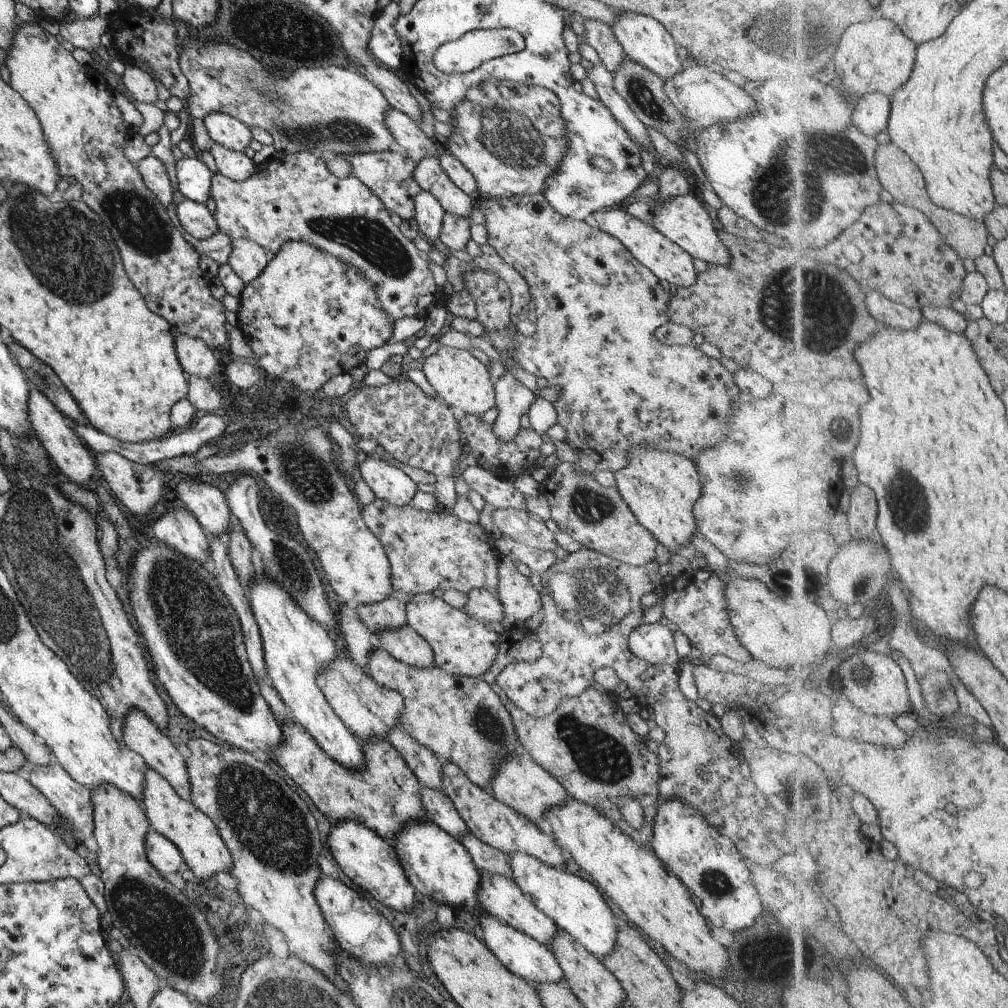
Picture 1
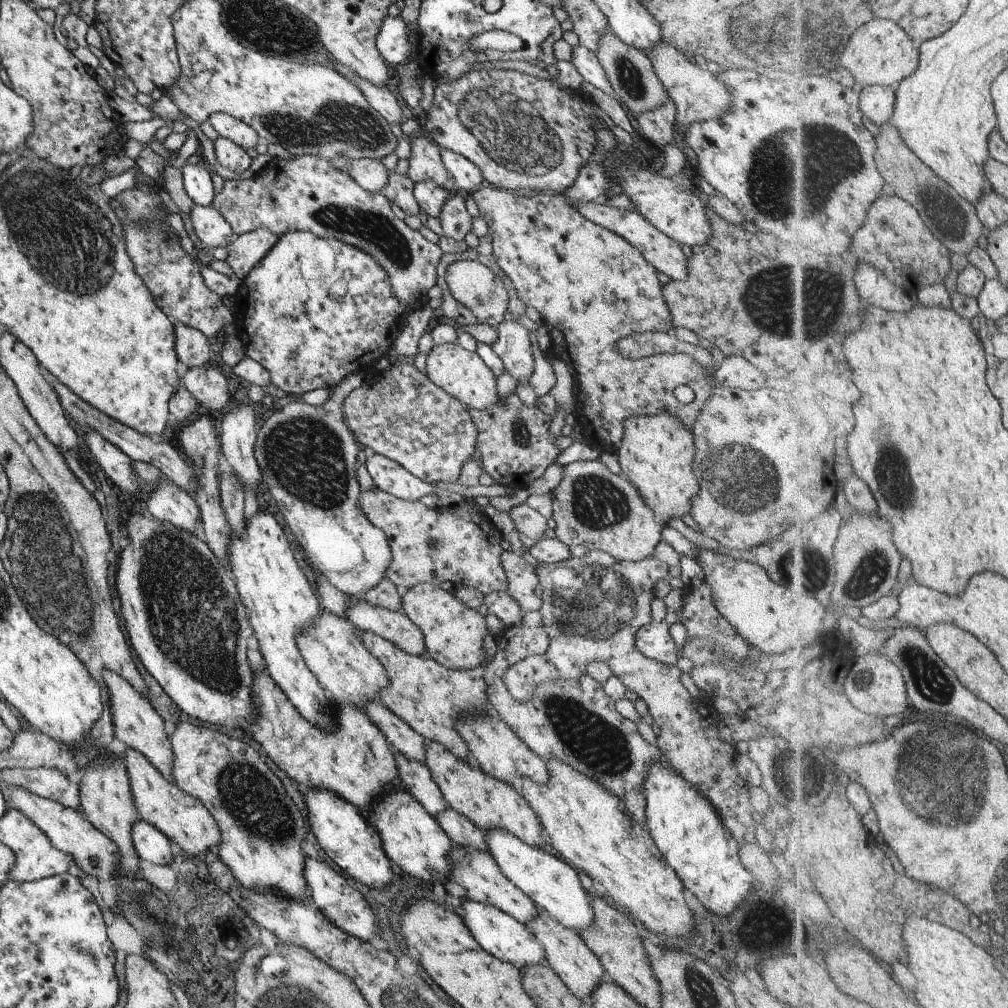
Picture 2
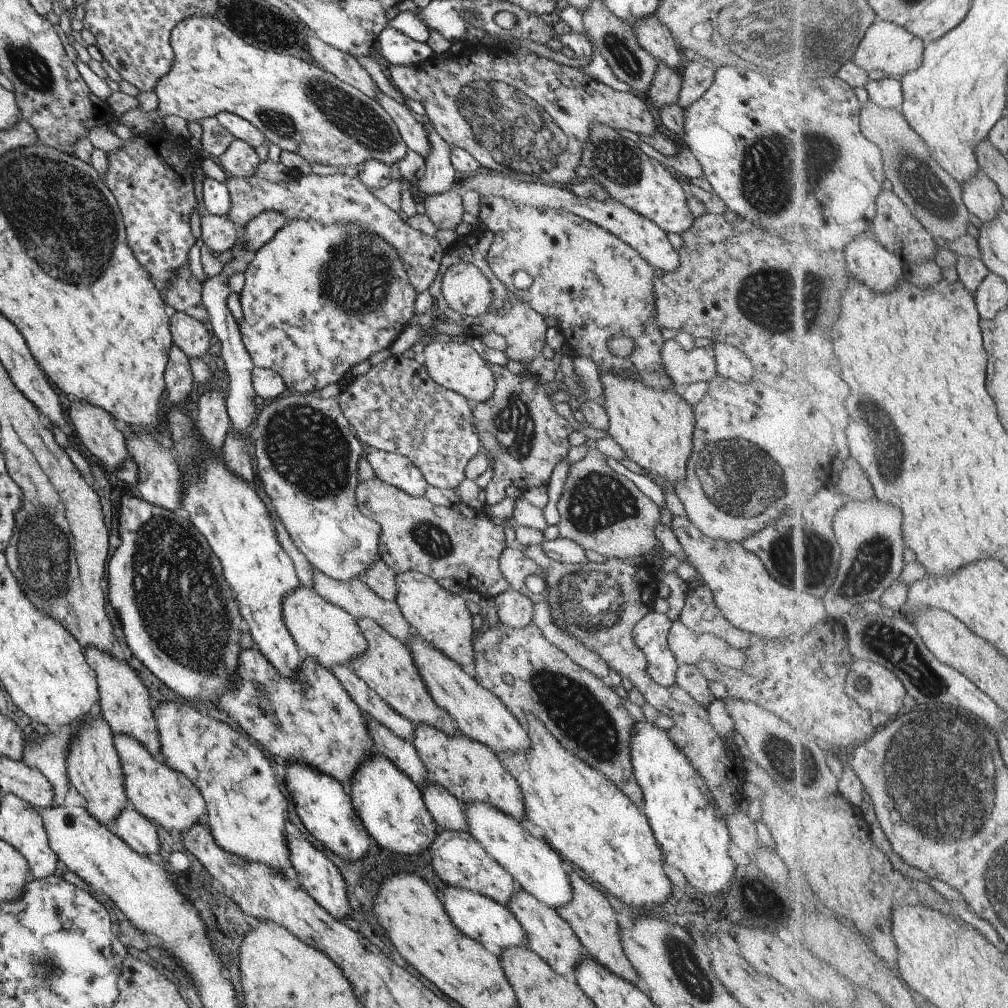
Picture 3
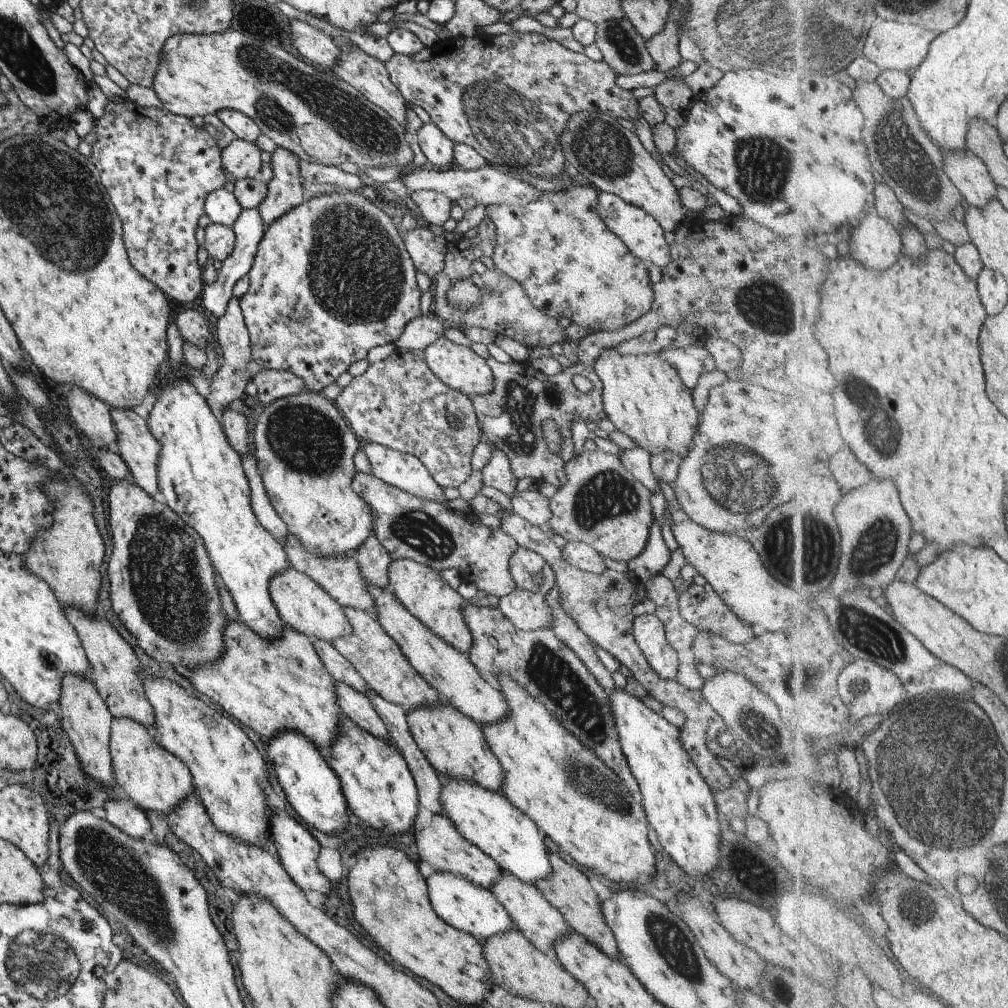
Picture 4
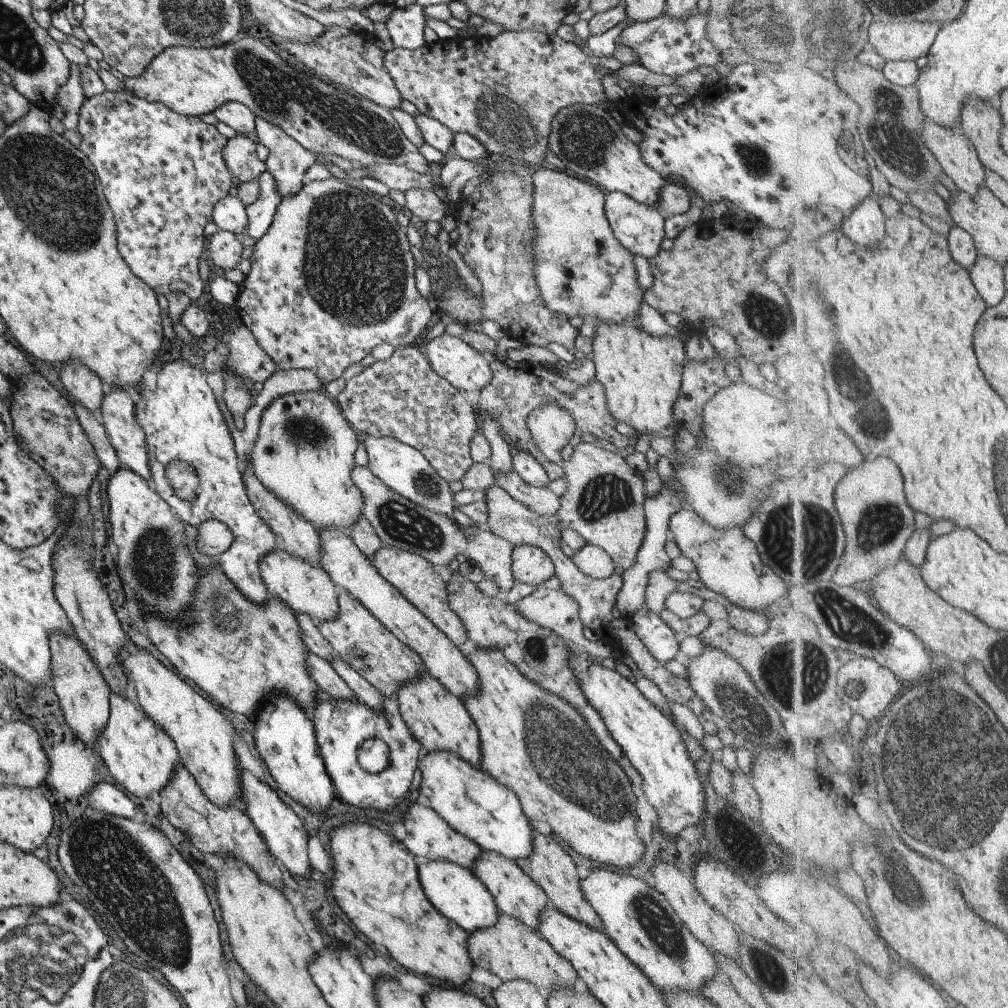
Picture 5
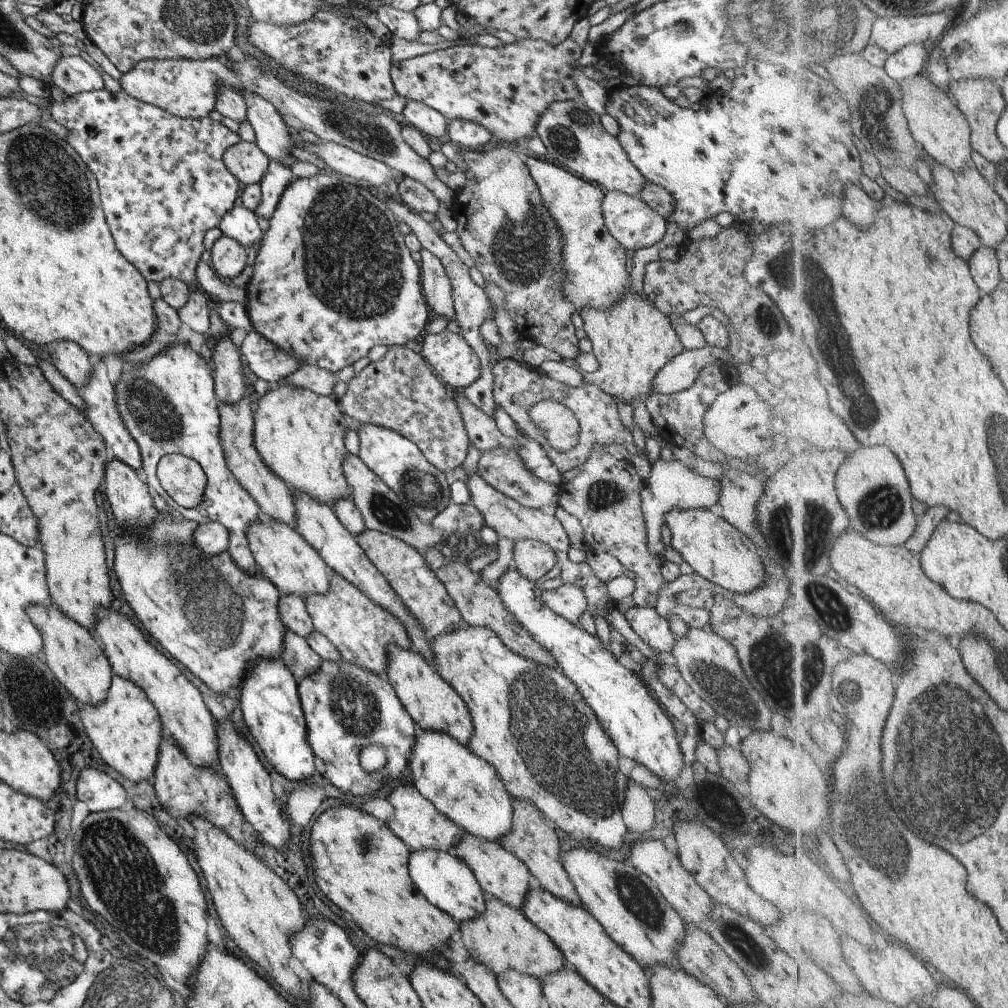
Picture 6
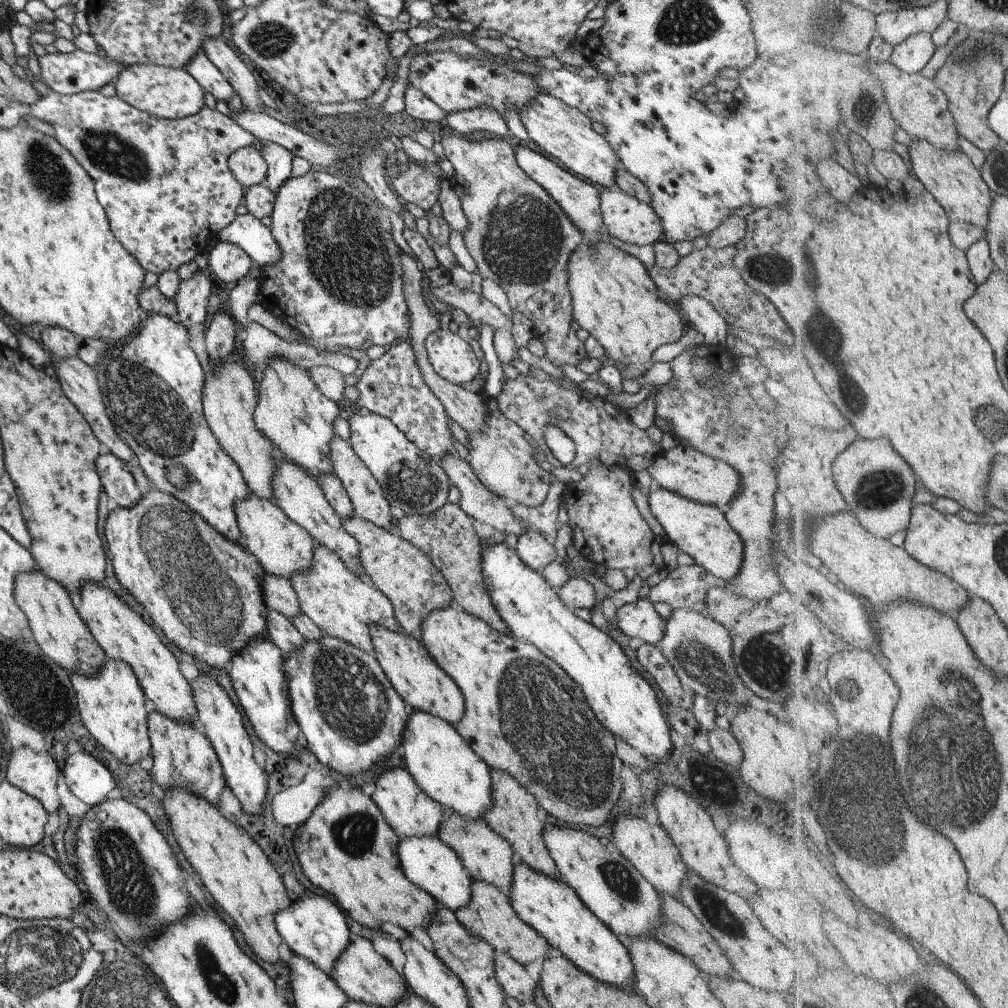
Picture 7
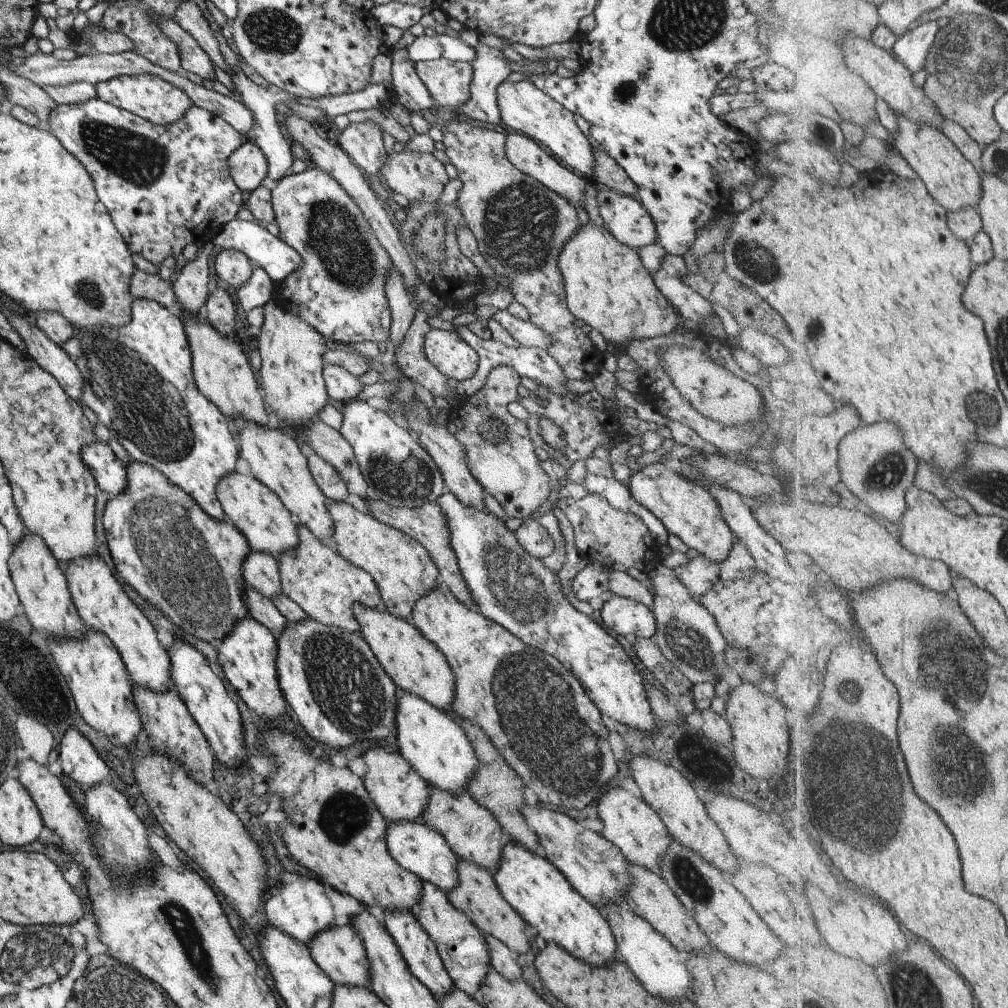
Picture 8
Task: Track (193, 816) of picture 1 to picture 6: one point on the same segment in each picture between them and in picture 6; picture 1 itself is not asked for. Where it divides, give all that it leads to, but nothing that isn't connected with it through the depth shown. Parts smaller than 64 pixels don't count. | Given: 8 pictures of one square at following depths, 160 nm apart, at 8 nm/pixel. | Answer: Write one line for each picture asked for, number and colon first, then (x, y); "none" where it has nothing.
2: (181, 818)
3: (160, 794)
4: (154, 779)
5: (141, 758)
6: (124, 727)

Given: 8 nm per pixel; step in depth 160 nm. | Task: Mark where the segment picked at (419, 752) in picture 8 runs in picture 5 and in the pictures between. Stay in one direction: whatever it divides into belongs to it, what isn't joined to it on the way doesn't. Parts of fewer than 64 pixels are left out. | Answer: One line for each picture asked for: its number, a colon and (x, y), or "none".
5: (472, 803)
6: (461, 786)
7: (442, 764)

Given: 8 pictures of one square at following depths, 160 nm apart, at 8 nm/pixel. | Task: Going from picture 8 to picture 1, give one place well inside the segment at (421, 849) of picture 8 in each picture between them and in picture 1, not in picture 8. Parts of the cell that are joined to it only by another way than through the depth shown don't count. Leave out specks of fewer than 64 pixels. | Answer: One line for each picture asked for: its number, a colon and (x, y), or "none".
1: (520, 954)
2: (498, 934)
3: (475, 915)
4: (464, 905)
5: (455, 892)
6: (446, 882)
7: (426, 862)

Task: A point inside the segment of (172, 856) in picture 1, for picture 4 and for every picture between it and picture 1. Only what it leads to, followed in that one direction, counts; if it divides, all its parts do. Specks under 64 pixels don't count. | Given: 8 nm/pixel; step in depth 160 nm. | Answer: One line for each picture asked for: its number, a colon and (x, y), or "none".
2: (149, 844)
3: (136, 831)
4: (131, 820)

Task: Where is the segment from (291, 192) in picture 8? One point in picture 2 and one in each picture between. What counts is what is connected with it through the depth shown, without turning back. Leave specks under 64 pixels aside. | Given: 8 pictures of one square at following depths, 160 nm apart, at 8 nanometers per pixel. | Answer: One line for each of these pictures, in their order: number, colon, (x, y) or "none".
2: (312, 311)
3: (317, 299)
4: (331, 278)
5: (332, 277)
6: (332, 278)
7: (338, 281)

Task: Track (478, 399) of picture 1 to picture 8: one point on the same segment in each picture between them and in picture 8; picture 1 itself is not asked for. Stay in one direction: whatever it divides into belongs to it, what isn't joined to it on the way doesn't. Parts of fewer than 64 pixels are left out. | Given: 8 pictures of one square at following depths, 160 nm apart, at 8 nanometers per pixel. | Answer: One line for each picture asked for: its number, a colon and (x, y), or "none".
2: (460, 373)
3: (453, 365)
4: (457, 366)
5: (462, 367)
6: (452, 360)
7: (452, 358)
8: (453, 358)

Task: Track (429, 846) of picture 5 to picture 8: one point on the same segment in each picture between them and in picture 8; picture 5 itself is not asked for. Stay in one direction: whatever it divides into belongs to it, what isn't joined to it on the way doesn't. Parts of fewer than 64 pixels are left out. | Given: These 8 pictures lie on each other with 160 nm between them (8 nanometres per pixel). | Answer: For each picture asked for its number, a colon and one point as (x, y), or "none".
6: (414, 820)
7: (408, 811)
8: (399, 794)

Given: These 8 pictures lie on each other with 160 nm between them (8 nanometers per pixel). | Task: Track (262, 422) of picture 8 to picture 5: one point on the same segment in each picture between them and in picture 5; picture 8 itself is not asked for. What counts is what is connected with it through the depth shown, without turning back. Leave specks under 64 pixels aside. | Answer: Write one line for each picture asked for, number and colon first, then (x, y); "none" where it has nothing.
5: (296, 536)
6: (273, 497)
7: (228, 399)

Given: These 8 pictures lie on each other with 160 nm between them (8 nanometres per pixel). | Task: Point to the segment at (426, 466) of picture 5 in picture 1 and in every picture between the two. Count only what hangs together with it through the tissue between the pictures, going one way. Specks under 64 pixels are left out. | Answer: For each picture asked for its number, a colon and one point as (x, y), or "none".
1: (387, 482)
2: (387, 476)
3: (392, 468)
4: (403, 471)

